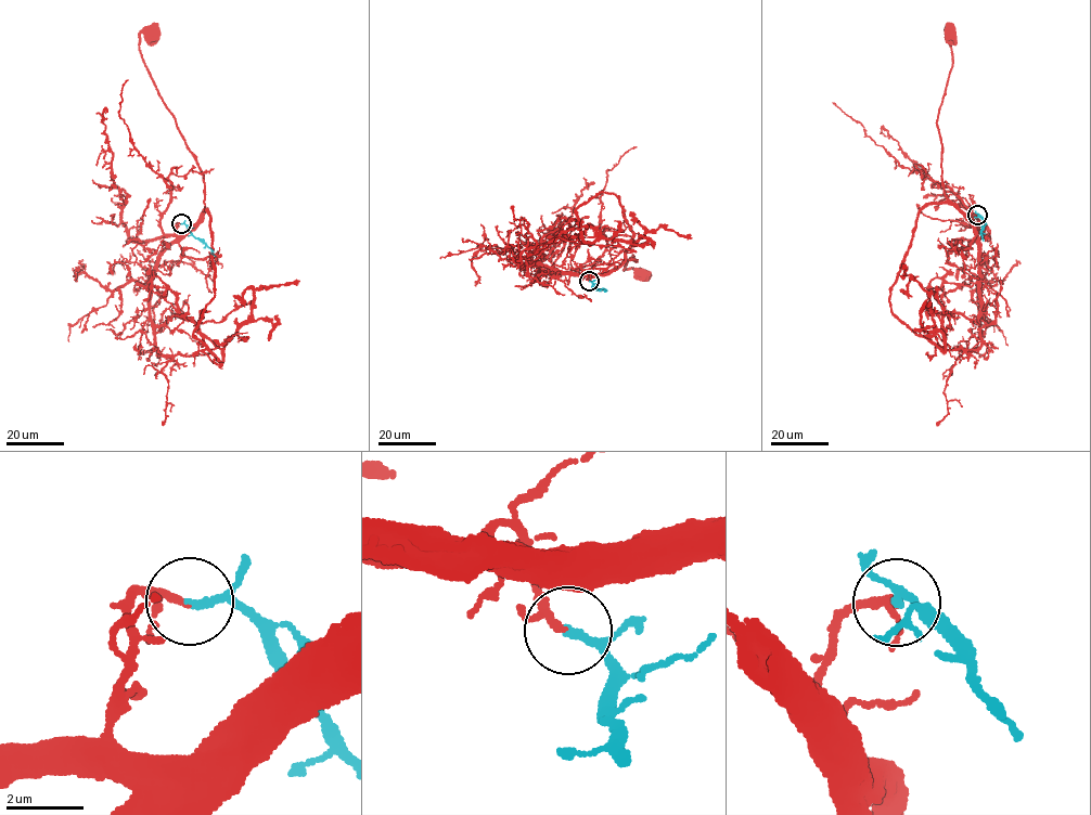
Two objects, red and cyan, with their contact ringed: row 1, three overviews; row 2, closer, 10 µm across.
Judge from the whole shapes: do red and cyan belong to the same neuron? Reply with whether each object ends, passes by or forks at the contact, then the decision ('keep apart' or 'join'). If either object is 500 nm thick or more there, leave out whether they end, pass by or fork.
red passes by; cyan passes by; join

